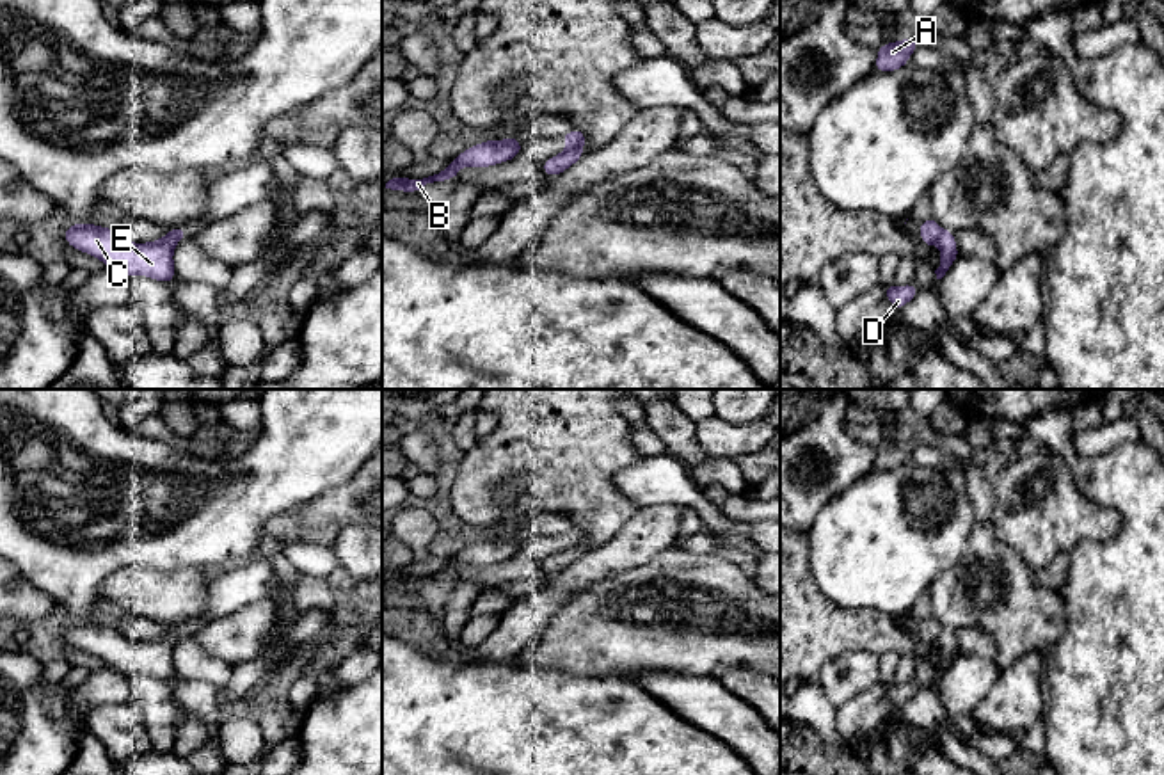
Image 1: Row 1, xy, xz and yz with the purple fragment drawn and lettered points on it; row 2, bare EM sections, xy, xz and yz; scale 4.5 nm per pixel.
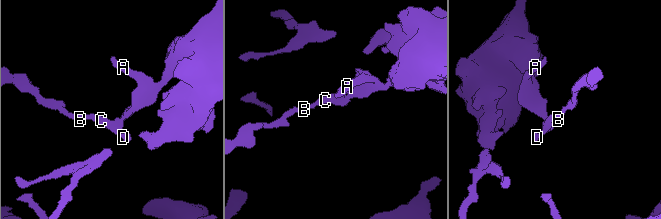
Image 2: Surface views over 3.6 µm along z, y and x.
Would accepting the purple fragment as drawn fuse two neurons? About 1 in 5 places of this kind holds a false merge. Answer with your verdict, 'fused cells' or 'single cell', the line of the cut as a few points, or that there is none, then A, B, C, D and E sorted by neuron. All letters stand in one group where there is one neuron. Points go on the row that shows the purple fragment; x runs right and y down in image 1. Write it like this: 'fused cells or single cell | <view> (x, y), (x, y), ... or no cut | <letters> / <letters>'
fused cells | xz (567, 148), (580, 150) | A / B C D E

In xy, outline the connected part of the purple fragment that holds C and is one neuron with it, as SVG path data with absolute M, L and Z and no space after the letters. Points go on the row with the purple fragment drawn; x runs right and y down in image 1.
M71 224L64 231L68 245L101 260L108 268L123 276L146 276L171 283L174 270L174 247L188 236L187 229L169 231L163 238L146 244L133 244L119 231L96 224Z

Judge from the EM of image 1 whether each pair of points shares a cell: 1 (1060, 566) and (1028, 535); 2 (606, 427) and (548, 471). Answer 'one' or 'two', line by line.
1: two
2: one

